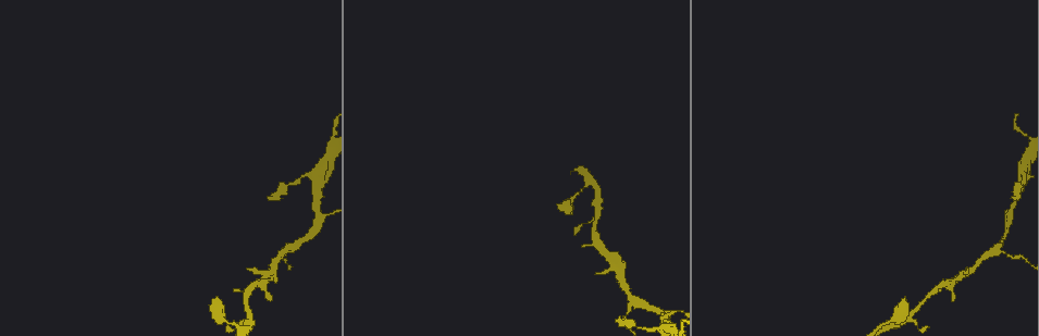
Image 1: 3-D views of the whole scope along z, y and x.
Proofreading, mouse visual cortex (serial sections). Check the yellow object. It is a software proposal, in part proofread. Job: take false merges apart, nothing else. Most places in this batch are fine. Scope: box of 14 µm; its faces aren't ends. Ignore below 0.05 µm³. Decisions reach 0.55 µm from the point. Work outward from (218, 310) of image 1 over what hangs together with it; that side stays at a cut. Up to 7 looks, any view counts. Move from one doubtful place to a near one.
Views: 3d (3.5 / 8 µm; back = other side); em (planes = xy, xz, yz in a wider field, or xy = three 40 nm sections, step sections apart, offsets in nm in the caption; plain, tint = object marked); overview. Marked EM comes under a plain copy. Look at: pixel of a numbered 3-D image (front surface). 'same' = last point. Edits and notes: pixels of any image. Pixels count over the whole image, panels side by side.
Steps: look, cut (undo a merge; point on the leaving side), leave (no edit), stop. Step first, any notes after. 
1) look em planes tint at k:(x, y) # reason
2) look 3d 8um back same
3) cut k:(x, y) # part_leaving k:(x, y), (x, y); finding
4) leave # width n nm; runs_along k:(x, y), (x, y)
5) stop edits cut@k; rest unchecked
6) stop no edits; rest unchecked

look 3d 8um back at 1:(242, 329)

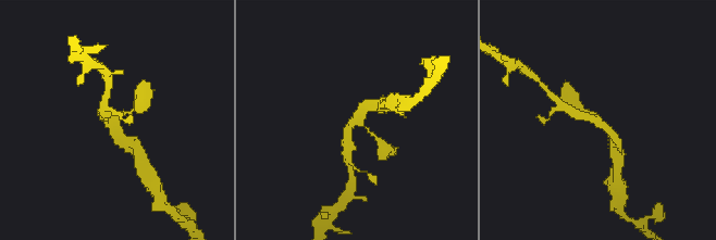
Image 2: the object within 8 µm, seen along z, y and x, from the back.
look em xy step 3 tint at 2:(113, 119) # arms 3; arm_widths 200, 250, 300 nm; need the tissue

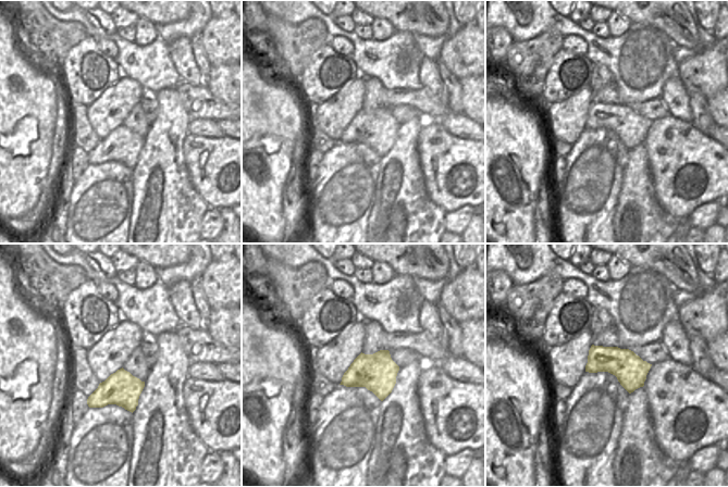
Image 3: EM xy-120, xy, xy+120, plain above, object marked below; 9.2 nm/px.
leave # runs_along 2:(136, 109), (110, 118), (102, 113); continuous, no second cell

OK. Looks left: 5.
look 3d 8um at 1:(595, 227)

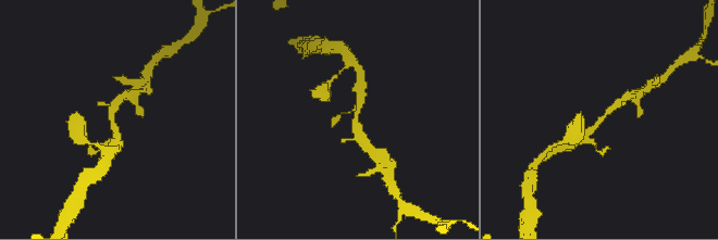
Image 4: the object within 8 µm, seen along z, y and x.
look em xy step 1 tint at 4:(111, 120) # arm_widths 250, 250 nm; shape alone is not enough

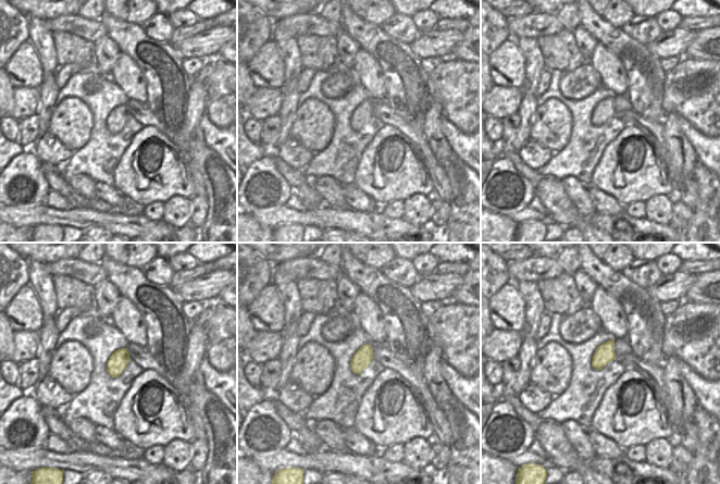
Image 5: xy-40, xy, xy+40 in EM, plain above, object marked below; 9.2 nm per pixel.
leave # runs_along 4:(581, 140), (624, 97); one cell here

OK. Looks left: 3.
look 3d 3.5um at 1:(284, 252) # three-way junction

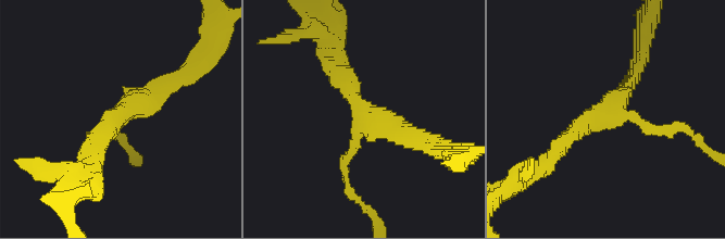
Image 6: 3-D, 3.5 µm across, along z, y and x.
look em xy step 3 tint at 6:(365, 112) # arms 3; arm_widths 150, 200, 250 nm

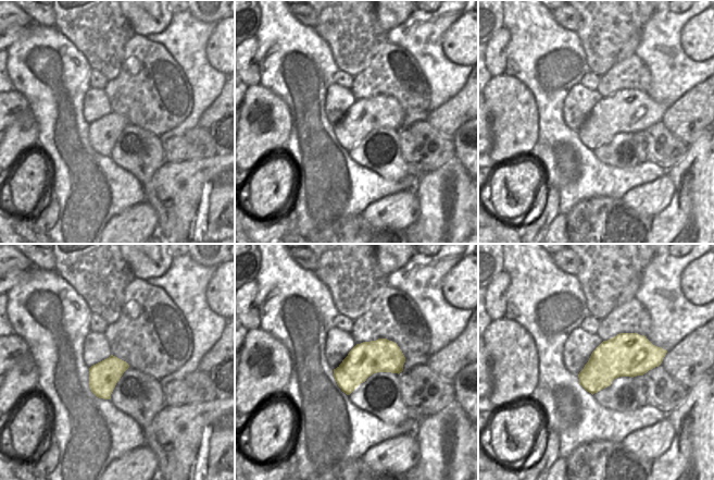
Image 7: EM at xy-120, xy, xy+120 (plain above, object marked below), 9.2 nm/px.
leave # runs_along 6:(92, 153), (115, 116), (179, 76); one cell here

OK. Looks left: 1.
stop no edits; rest unchecked

